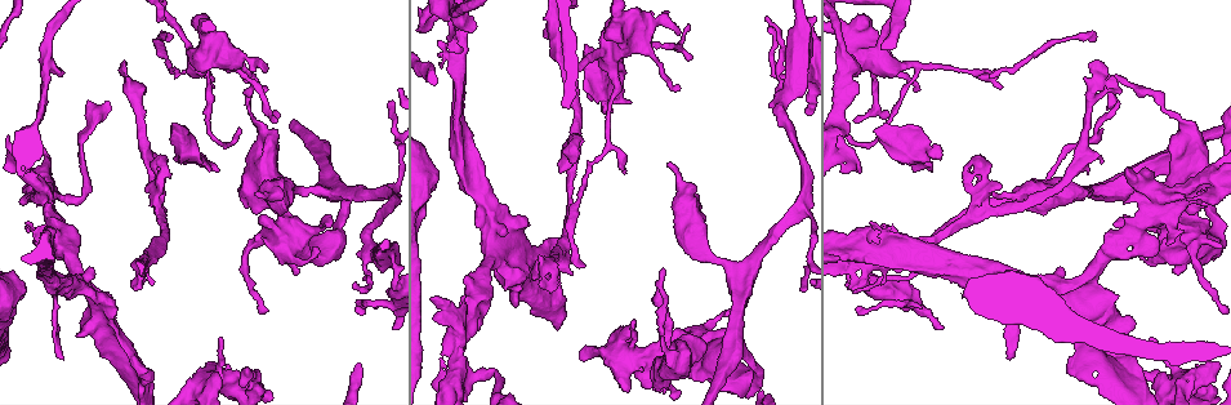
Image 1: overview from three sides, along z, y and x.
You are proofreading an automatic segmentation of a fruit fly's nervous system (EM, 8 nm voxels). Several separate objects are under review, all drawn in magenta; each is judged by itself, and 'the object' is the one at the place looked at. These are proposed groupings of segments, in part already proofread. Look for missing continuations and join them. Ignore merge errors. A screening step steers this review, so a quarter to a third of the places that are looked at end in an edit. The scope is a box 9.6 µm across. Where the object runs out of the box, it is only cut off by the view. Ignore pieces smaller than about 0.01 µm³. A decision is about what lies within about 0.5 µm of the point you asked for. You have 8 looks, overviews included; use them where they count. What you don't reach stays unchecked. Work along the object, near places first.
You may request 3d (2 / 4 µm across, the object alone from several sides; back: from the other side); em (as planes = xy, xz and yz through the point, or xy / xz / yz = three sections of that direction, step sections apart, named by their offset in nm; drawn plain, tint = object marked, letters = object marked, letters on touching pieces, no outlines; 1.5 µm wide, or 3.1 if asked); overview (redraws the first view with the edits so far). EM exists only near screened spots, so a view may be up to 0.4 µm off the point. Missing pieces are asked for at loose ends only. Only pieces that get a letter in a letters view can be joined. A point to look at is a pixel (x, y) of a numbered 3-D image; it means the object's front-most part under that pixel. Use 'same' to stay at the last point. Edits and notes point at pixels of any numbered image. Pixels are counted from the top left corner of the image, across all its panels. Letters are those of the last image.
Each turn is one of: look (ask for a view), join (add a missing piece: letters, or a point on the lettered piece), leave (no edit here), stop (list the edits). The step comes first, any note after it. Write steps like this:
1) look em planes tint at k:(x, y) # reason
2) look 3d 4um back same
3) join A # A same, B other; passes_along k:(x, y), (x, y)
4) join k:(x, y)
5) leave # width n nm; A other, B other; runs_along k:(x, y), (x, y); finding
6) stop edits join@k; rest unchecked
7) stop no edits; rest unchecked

look em xz step 4 tint at 1:(585, 83) # an open end

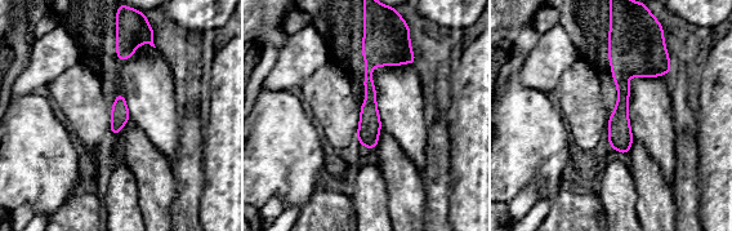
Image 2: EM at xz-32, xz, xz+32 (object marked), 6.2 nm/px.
look em planes letters same

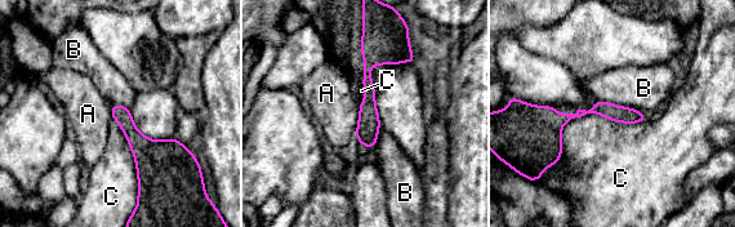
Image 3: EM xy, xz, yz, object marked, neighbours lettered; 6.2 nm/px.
leave # longest_contact C 700 nm; A other, B other, C other; none of them fits

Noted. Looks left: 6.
look 3d 2um at 1:(844, 170) # branch stops here

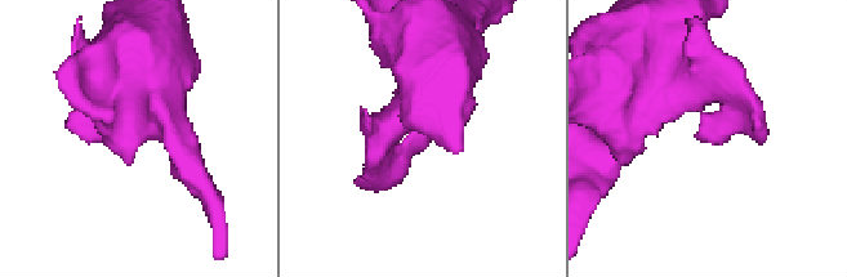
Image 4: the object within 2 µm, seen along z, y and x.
look em planes letters at 4:(702, 128) # now the EM

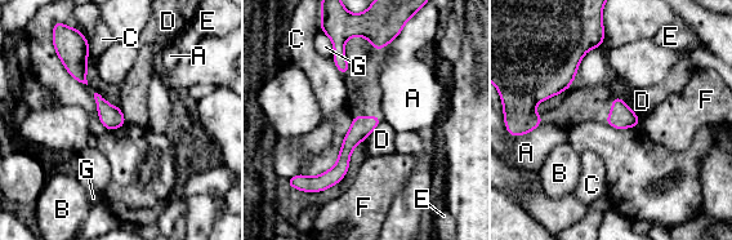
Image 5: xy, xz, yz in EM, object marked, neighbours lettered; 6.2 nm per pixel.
leave # longest_contact A 170 nm; A other, B other, C other, D other, E other, F other, G other; border 5:(383, 120), (365, 140); no lettered piece goes on from it

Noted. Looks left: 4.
look em planes letters at 1:(456, 163) # stops while still wide

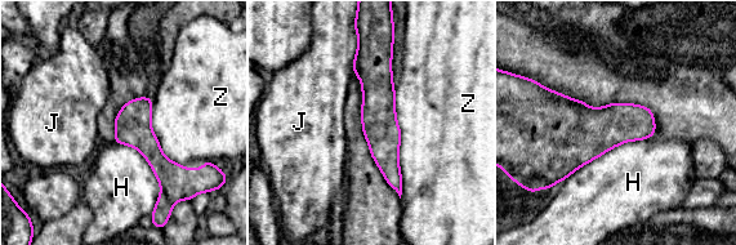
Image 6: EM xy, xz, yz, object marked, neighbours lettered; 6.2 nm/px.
leave # H other, J other, Z other; none of them fits

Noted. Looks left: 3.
stop no edits; rest unchecked

